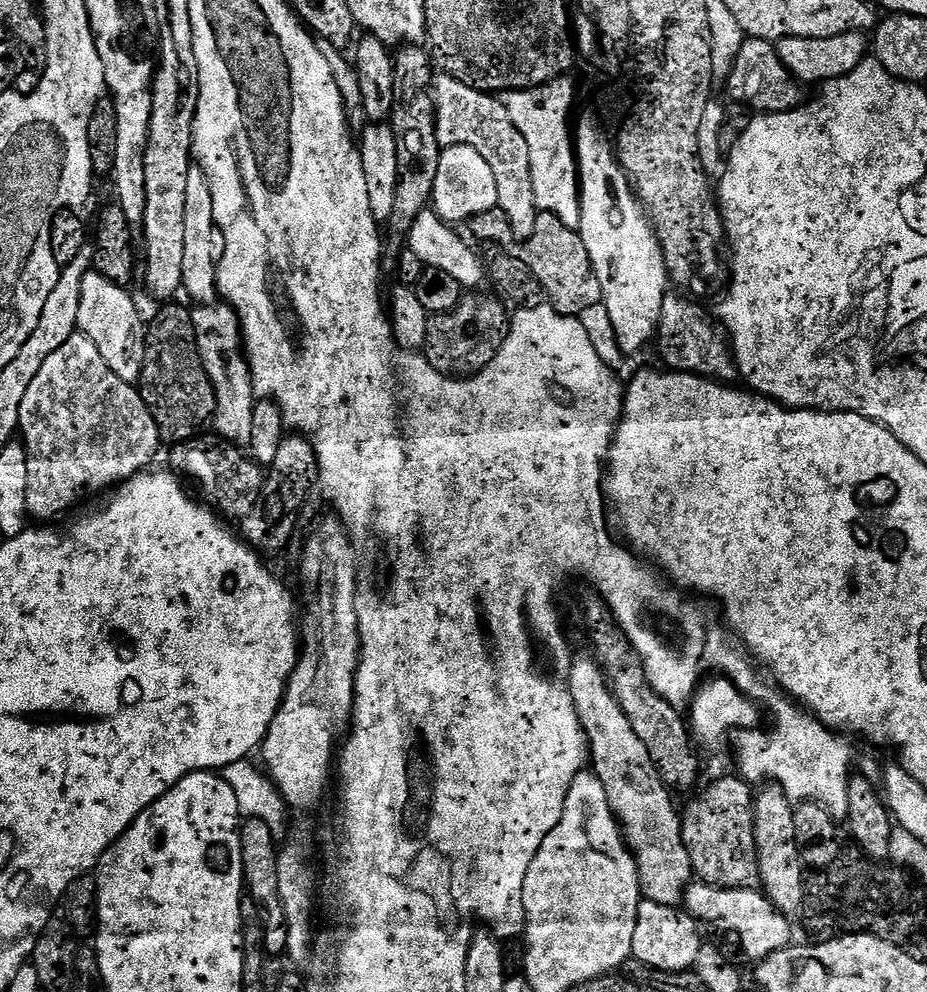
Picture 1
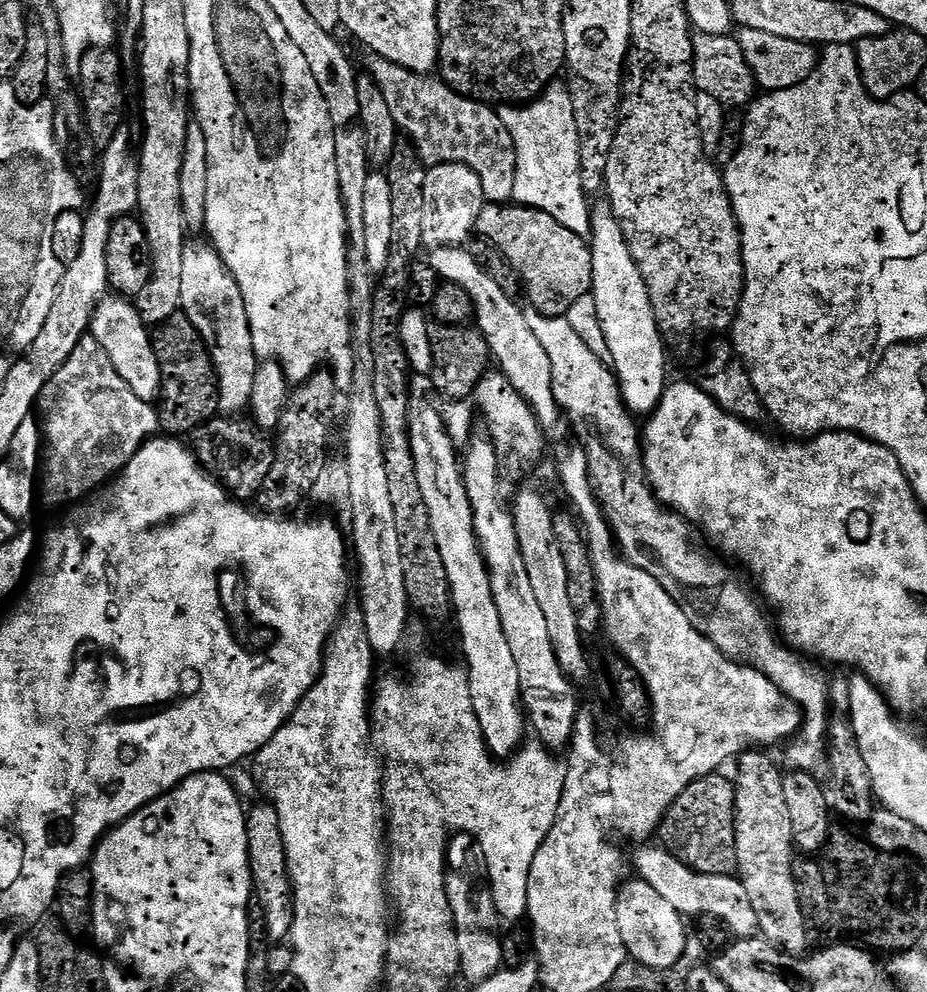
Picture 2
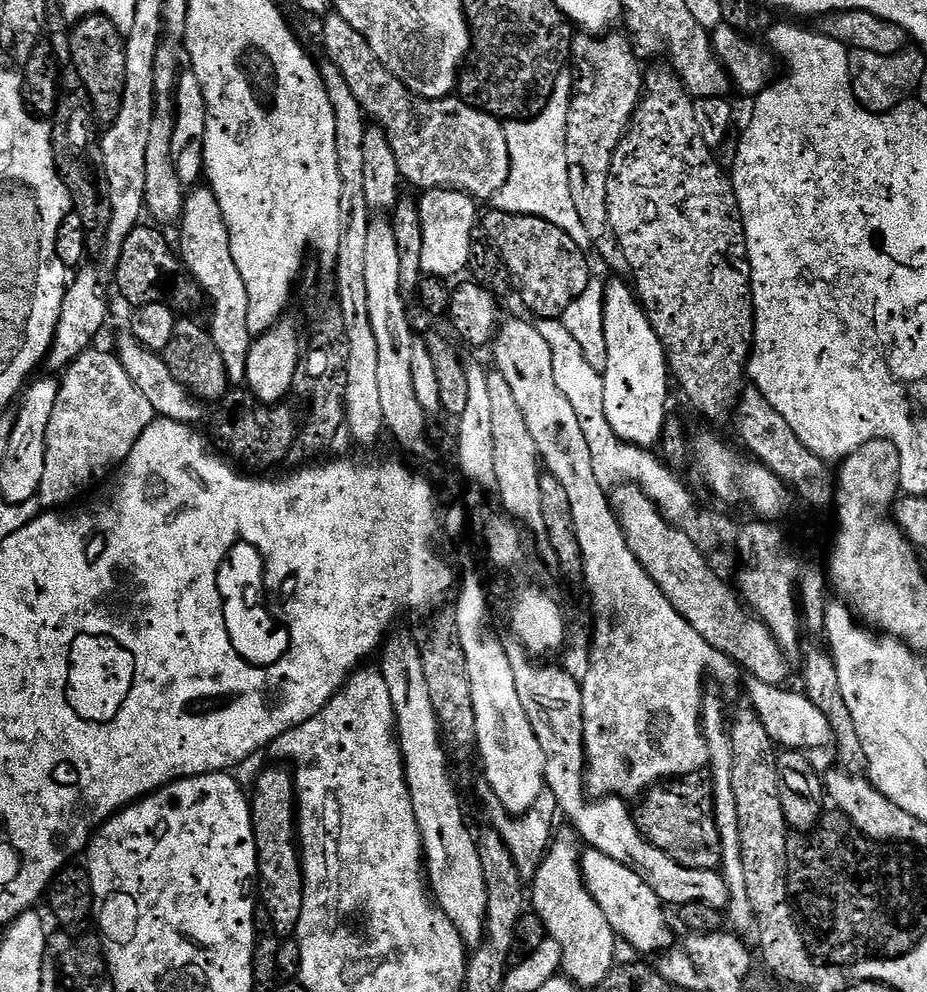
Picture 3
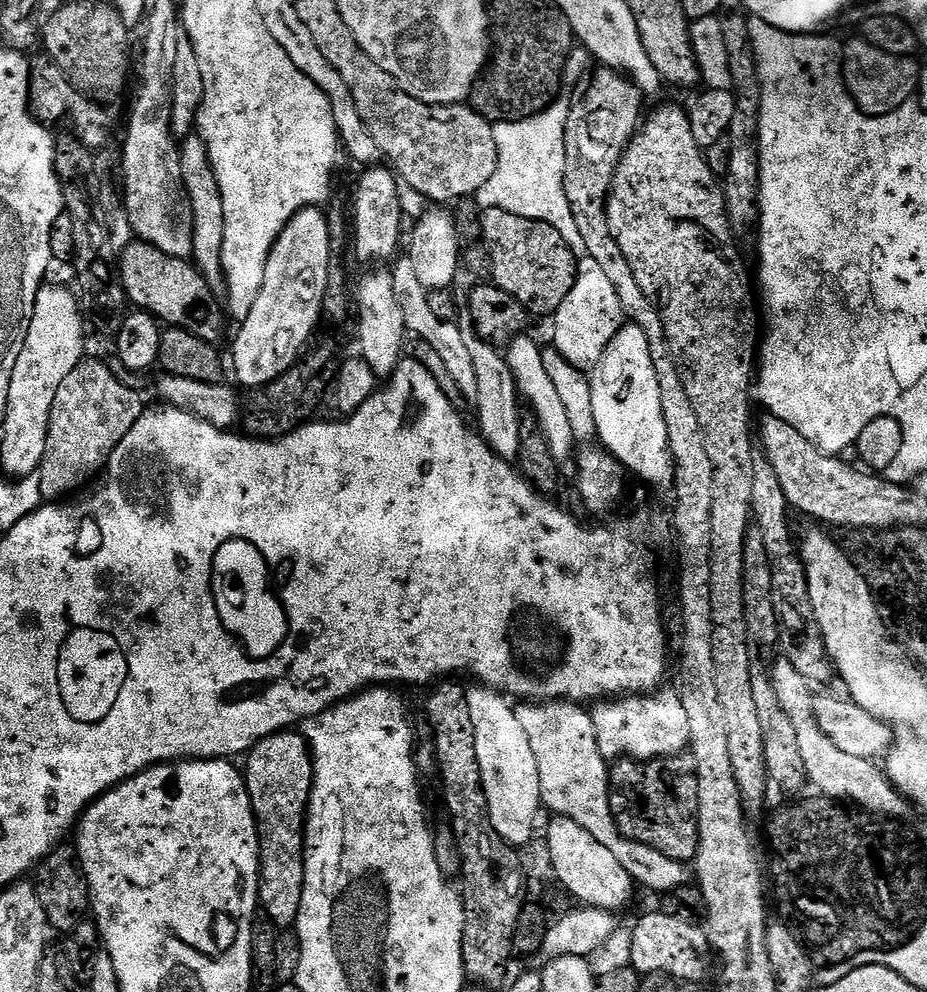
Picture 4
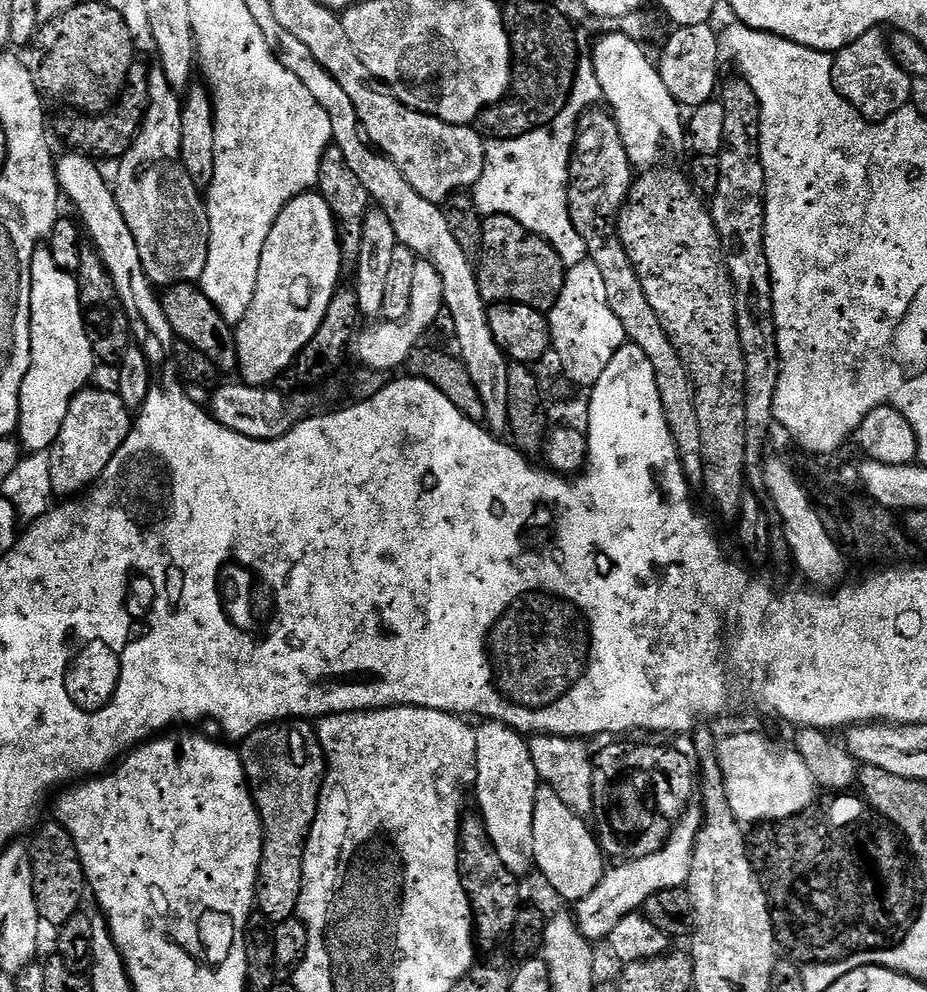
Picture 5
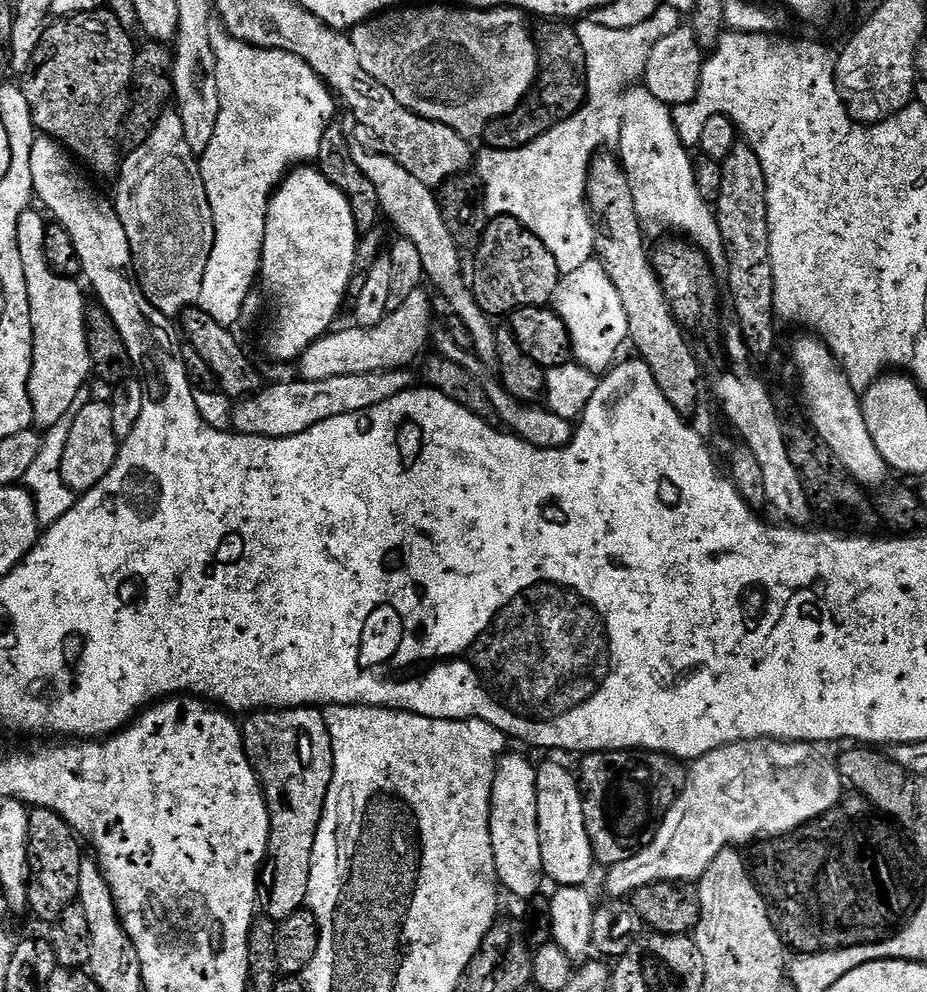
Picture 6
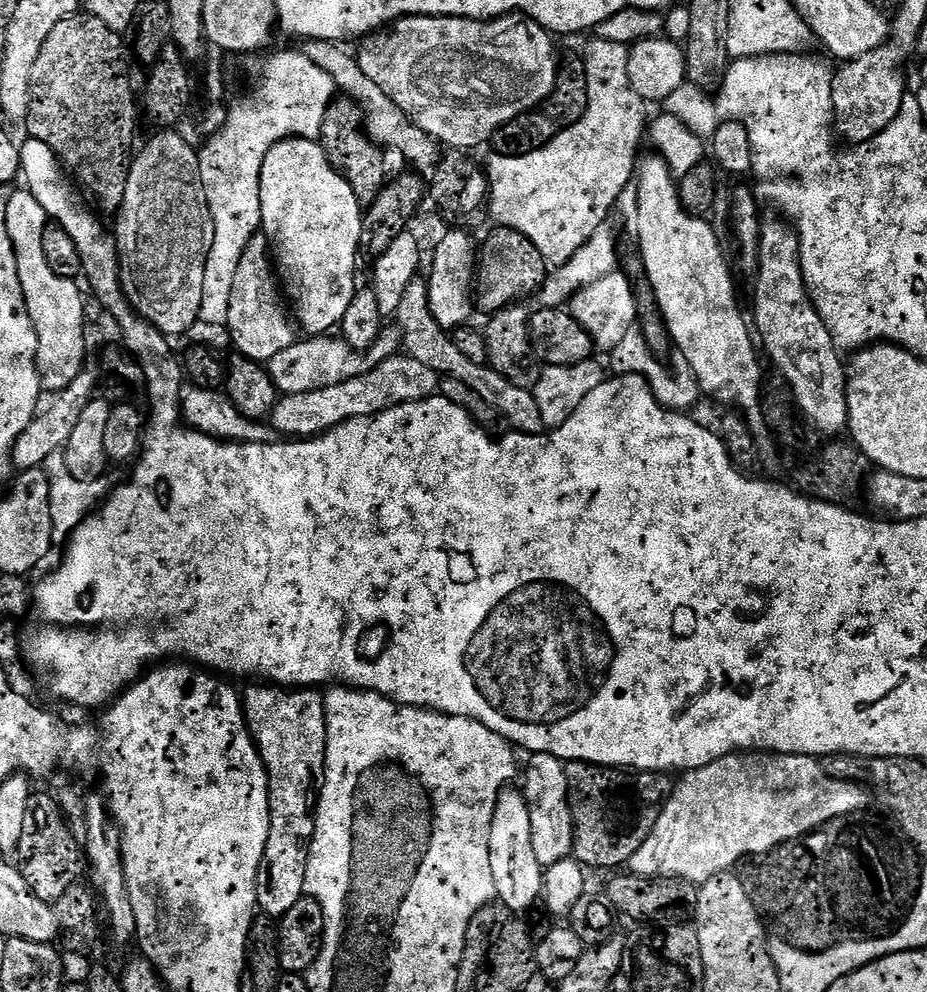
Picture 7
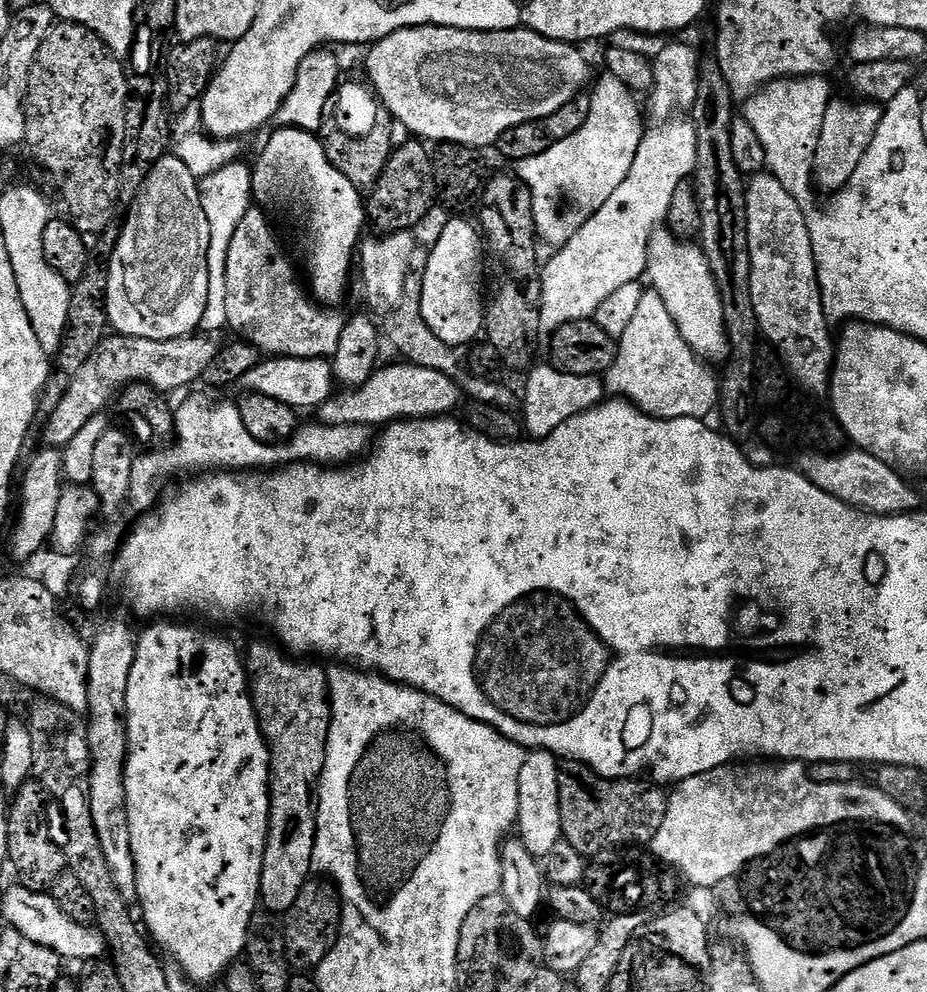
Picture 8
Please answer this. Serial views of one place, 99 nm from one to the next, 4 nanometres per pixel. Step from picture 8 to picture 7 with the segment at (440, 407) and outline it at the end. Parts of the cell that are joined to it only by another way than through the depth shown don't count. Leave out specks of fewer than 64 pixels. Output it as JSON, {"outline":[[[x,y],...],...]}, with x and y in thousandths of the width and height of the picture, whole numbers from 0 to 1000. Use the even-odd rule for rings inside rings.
{"outline":[[[428,357],[416,361],[416,365],[403,369],[403,373],[399,373],[386,381],[378,381],[378,385],[365,385],[365,389],[352,389],[352,393],[334,393],[334,397],[303,398],[293,414],[291,427],[306,442],[345,440],[348,435],[355,435],[357,431],[364,431],[366,427],[372,427],[375,423],[407,419],[425,409],[434,409],[438,405],[455,405],[460,401],[471,398],[475,385],[476,380],[471,379],[468,373],[464,373],[464,369],[455,369],[455,365],[451,365],[451,361]]]}

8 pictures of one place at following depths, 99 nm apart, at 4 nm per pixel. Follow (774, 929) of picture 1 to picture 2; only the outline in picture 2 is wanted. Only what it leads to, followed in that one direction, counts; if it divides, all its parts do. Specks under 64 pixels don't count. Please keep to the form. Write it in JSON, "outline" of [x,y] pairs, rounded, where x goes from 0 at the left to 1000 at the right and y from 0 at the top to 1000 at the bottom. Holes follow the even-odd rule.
{"outline":[[[690,853],[686,859],[686,875],[689,886],[697,888],[727,917],[731,917],[739,925],[754,925],[756,923],[769,923],[775,925],[794,946],[811,946],[819,941],[820,930],[818,921],[813,921],[813,913],[805,902],[805,893],[793,882],[771,883],[770,881],[757,881],[750,879],[742,872],[737,871],[731,865],[727,865],[722,856],[715,853]]]}

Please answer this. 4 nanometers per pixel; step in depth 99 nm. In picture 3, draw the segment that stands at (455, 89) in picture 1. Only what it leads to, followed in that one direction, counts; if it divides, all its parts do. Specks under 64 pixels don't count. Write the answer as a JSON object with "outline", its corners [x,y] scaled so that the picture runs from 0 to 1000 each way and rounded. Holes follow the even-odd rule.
{"outline":[[[354,14],[348,17],[350,29],[345,32],[345,40],[350,43],[350,52],[353,64],[361,65],[369,75],[373,87],[382,99],[386,101],[389,111],[398,122],[405,123],[421,143],[421,151],[425,151],[425,159],[429,163],[433,182],[446,185],[452,192],[467,190],[490,190],[505,195],[506,198],[518,204],[530,203],[531,199],[546,188],[546,179],[550,175],[550,151],[546,147],[544,126],[534,117],[518,113],[507,108],[495,99],[482,101],[455,101],[444,96],[437,89],[436,84],[414,70],[399,46],[382,26],[378,26],[368,16]]]}

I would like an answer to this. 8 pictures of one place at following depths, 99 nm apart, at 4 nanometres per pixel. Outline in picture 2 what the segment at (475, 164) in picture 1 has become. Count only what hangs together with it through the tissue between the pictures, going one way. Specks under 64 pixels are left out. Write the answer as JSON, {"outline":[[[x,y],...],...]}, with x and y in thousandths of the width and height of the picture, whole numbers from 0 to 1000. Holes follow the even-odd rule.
{"outline":[[[471,165],[462,169],[460,175],[460,193],[455,207],[455,240],[463,251],[485,250],[502,245],[505,237],[510,237],[513,225],[519,214],[524,209],[520,183],[511,171],[507,171],[501,165]]]}

